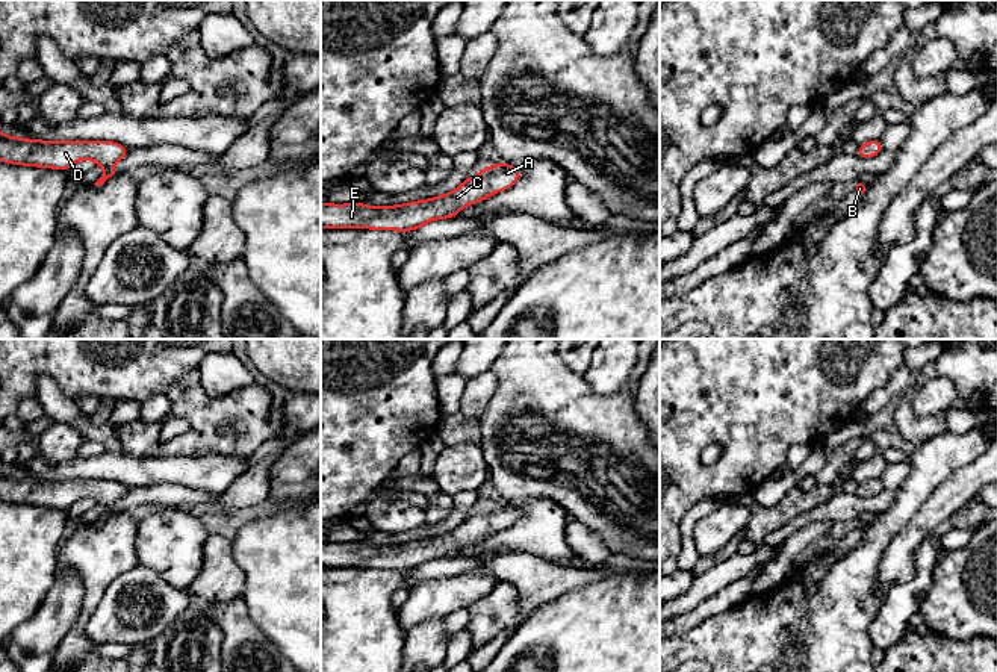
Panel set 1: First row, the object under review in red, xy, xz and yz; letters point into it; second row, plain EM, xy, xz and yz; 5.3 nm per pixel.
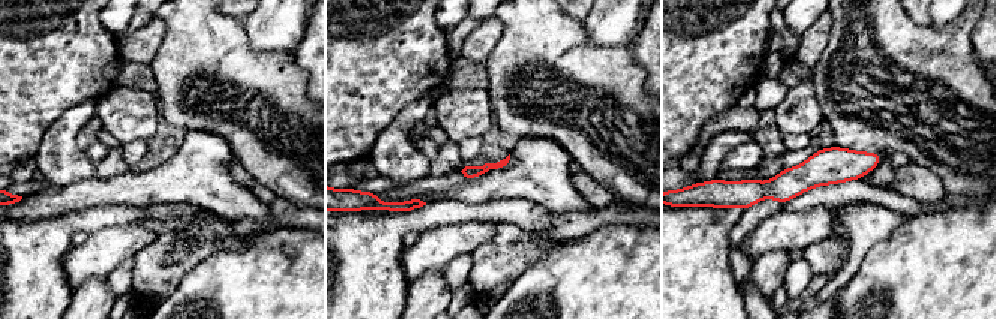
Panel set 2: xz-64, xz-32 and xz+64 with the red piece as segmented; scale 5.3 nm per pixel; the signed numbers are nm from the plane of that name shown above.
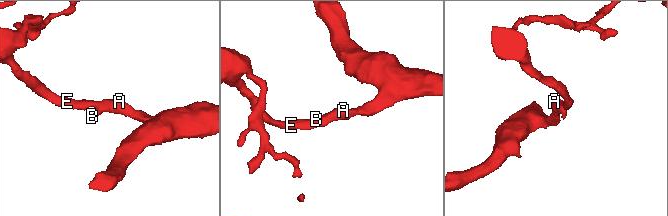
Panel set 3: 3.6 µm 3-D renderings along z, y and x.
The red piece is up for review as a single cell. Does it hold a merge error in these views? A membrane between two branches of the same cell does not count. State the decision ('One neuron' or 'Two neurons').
One neuron

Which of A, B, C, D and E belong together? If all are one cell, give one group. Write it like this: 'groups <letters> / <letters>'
groups A B C D E

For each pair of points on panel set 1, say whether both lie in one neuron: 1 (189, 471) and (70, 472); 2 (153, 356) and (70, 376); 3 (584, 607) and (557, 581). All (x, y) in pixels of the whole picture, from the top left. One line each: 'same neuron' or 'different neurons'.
1: same neuron
2: same neuron
3: different neurons

